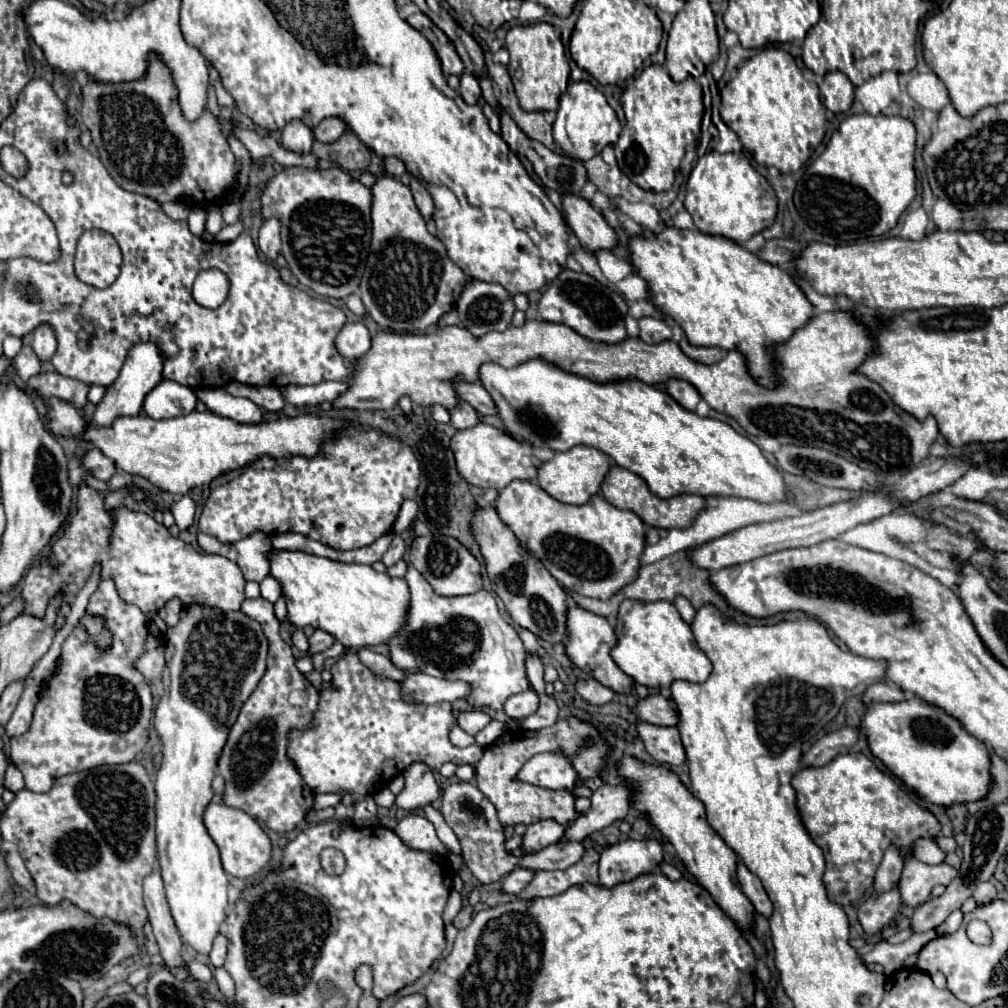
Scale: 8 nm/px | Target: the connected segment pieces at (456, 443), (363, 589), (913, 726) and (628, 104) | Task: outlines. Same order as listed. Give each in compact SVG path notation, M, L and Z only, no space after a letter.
M477 424L467 430L459 430L451 438L451 448L455 454L457 470L459 474L473 486L479 488L495 488L503 490L511 480L535 480L537 478L537 468L541 466L541 460L535 456L531 444L517 442L513 436L507 432L487 426L487 424Z
M269 550L269 576L281 584L287 600L287 618L293 626L321 628L333 634L345 648L387 644L407 614L409 586L405 578L391 578L365 564L343 564L301 550Z
M911 698L903 702L893 704L873 704L867 708L861 730L867 736L871 752L909 788L915 790L921 798L925 798L931 804L939 806L951 806L951 804L965 804L965 802L977 802L985 800L987 788L987 770L989 770L989 750L985 744L977 738L973 738L965 728L949 716L939 706L933 706L925 700Z
M651 64L641 72L641 76L634 79L631 86L626 87L621 104L625 123L615 144L615 156L621 172L643 190L669 190L673 186L681 158L685 156L685 146L693 144L695 136L701 132L701 86L693 76L683 82L673 82L663 66Z

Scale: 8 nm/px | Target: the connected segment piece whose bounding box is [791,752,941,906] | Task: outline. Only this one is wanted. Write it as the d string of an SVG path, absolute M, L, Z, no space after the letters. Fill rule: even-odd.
M839 754L829 764L821 768L801 768L791 780L797 792L797 810L811 836L811 840L823 850L827 870L823 876L827 896L831 902L849 906L857 904L865 890L873 884L873 874L879 868L885 850L897 846L901 858L911 858L911 846L919 838L937 838L941 832L941 822L925 808L915 804L911 796L885 772L881 772L865 754Z

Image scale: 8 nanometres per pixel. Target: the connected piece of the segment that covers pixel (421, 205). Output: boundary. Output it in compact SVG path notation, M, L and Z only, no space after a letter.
M413 178L413 180L411 180L411 192L413 192L415 204L417 204L417 208L419 208L421 216L423 216L423 220L425 220L425 222L427 222L427 220L431 220L431 216L433 216L435 208L433 208L433 200L431 200L429 192L425 190L425 186Z

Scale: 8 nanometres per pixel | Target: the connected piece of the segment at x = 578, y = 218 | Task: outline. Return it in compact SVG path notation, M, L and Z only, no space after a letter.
M571 194L565 196L563 210L565 210L565 222L573 228L585 252L593 254L599 252L601 248L609 250L617 248L619 244L617 232L607 224L603 214L597 208L593 208L585 198Z

